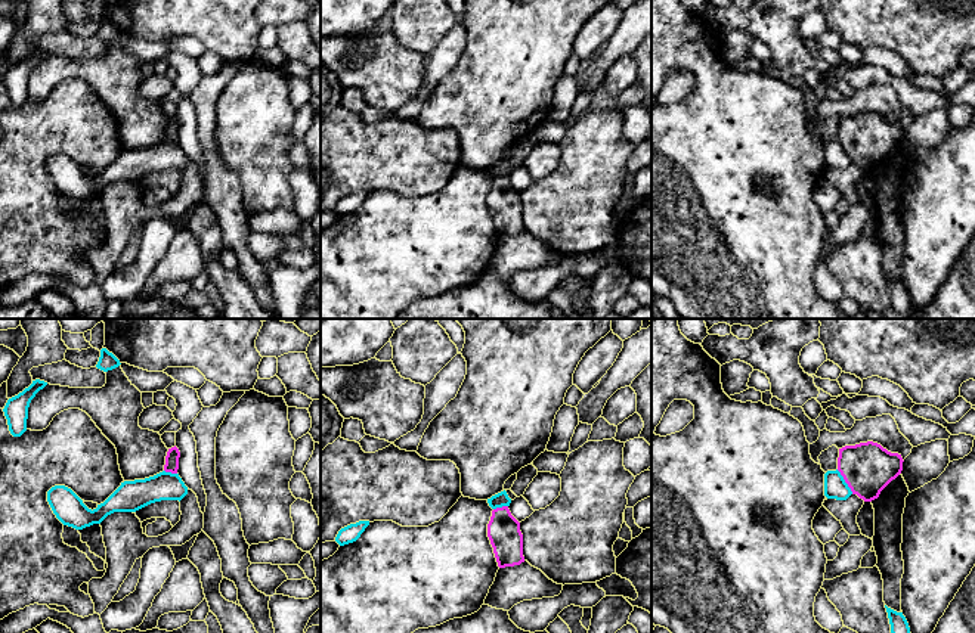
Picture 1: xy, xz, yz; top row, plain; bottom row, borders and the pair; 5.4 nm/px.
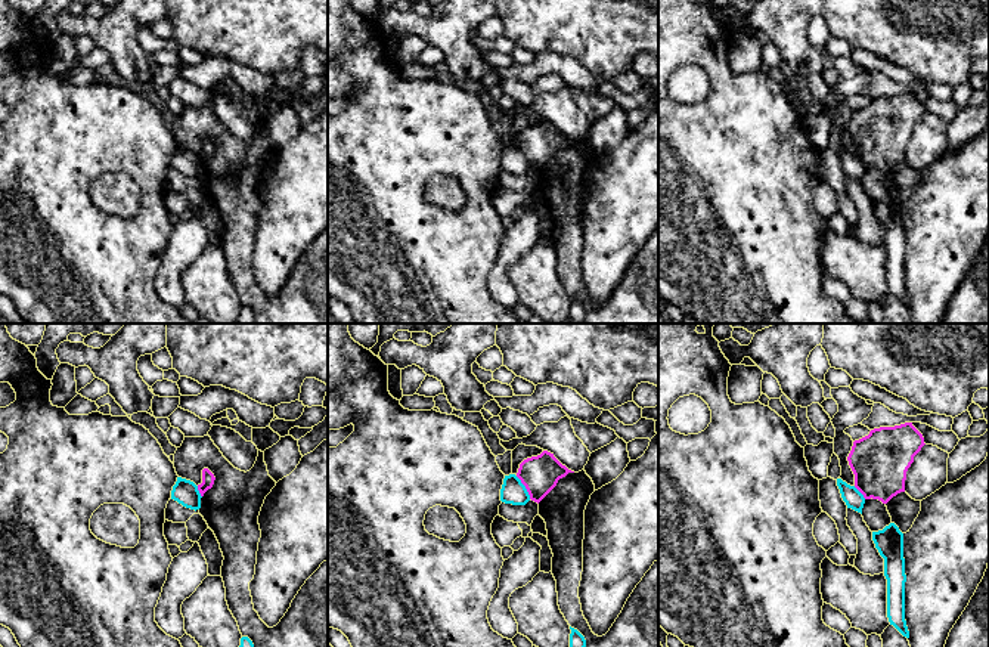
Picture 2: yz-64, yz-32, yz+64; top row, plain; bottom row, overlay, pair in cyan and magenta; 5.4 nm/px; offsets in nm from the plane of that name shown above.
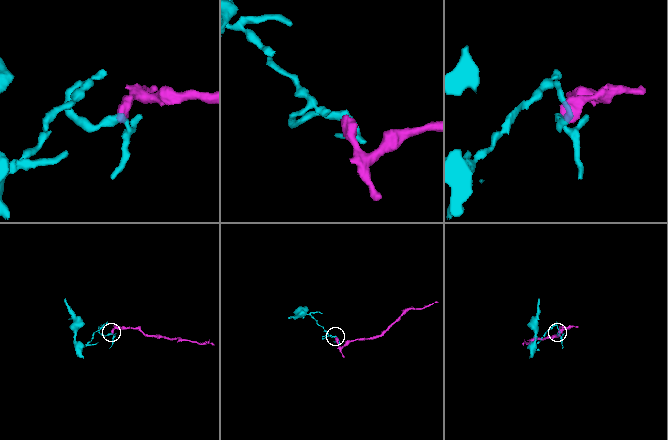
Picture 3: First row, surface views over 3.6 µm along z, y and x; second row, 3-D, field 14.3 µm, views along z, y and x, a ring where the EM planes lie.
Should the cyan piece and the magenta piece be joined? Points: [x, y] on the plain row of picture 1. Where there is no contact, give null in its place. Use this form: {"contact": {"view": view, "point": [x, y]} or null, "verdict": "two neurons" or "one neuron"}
{"contact": {"view": "yz", "point": [844, 151]}, "verdict": "two neurons"}

